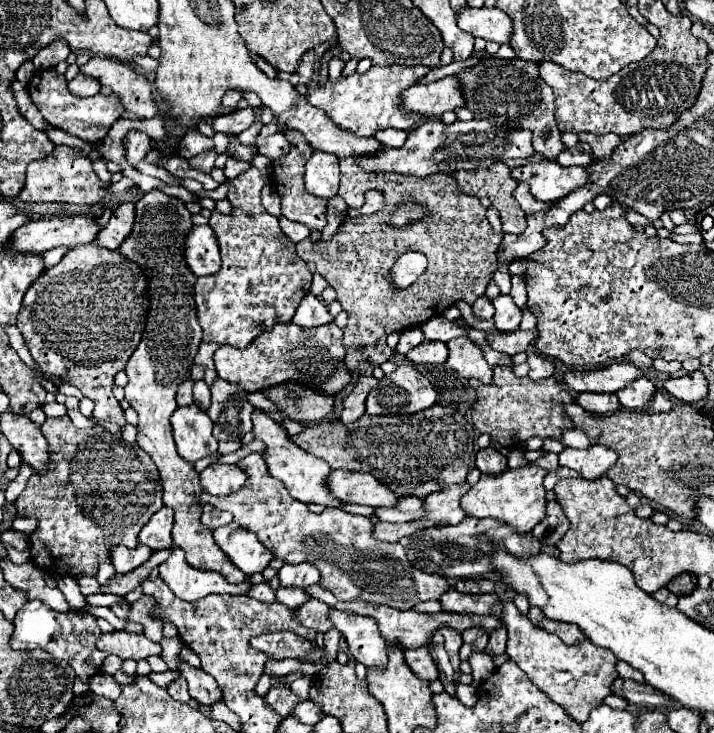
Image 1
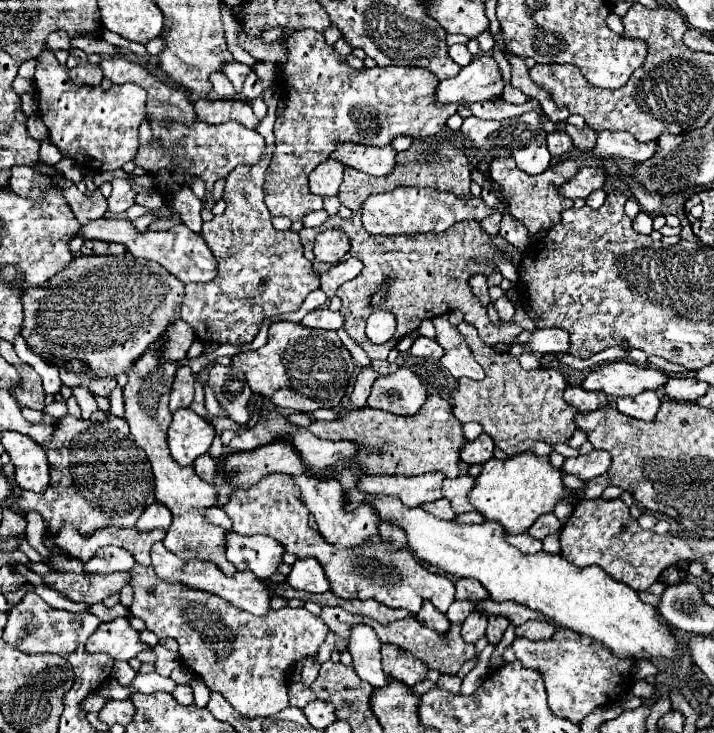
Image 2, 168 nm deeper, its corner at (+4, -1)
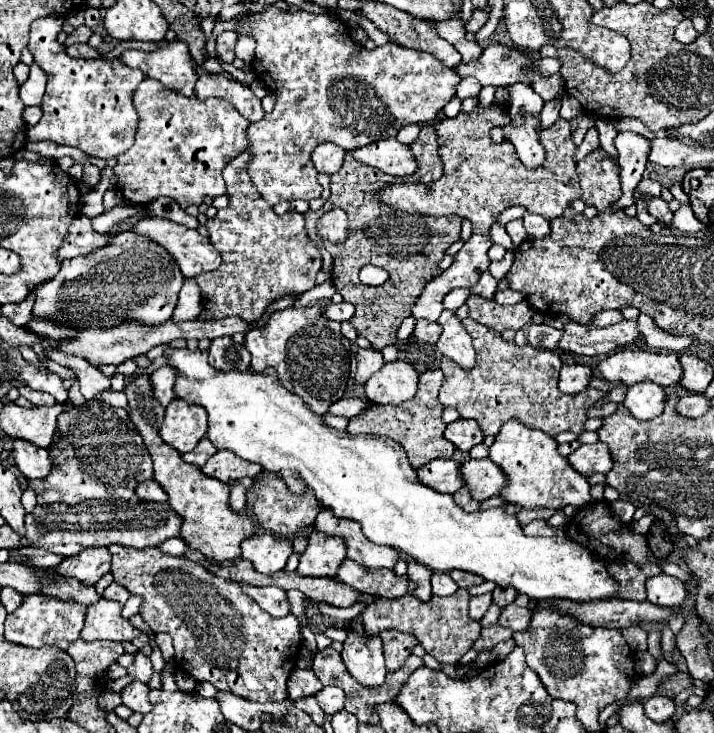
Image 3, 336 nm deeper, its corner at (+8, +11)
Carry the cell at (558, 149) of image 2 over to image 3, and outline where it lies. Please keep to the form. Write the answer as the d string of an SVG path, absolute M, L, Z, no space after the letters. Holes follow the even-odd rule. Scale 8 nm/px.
M555 98L551 102L545 102L543 112L541 112L541 126L551 128L559 120L559 108L561 108L561 98Z

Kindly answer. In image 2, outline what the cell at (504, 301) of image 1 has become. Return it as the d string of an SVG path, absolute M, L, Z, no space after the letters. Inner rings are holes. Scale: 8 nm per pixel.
M501 296L501 298L495 302L495 306L497 306L499 318L501 318L503 322L509 322L509 320L513 318L513 314L515 314L515 306L513 306L505 296Z

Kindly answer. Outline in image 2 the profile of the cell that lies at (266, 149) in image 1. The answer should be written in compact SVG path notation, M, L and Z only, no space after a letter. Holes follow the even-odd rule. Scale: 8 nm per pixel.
M147 118L153 130L153 138L149 144L141 144L135 156L135 166L143 168L147 174L157 178L157 192L163 198L173 196L181 188L191 188L193 180L199 178L205 182L207 192L213 190L213 184L219 178L225 178L239 164L259 162L263 154L263 136L257 130L249 130L239 122L223 122L217 126L209 126L205 122L195 120L191 126L185 126L173 118L153 120Z

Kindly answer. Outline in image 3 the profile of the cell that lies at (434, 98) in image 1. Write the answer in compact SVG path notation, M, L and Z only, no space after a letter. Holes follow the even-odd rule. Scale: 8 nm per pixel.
M489 44L483 48L483 54L473 62L461 62L455 66L455 74L459 78L475 78L481 86L511 86L515 82L523 82L525 76L521 66L533 66L533 60L515 48L507 48L503 44Z

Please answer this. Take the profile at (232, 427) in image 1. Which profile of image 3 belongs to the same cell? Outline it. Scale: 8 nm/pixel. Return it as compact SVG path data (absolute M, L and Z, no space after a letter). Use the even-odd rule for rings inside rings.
M221 336L211 342L209 360L211 360L211 366L219 368L221 372L229 372L229 370L245 372L249 370L251 356L243 348L243 344L235 344L231 336Z

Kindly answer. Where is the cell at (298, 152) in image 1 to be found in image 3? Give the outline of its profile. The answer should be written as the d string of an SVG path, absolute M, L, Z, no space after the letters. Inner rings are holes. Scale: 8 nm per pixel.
M269 6L261 14L247 18L239 32L253 34L257 40L253 70L277 98L273 112L247 128L247 140L253 152L249 176L257 192L271 206L321 196L323 188L317 182L317 170L311 164L311 152L317 144L333 142L349 150L395 136L401 126L411 122L433 124L443 106L455 96L459 82L459 76L451 68L443 66L427 52L401 48L397 44L385 44L375 50L363 50L359 46L357 52L357 44L353 42L347 24L339 18L333 20L328 13L317 16L303 10L289 12Z

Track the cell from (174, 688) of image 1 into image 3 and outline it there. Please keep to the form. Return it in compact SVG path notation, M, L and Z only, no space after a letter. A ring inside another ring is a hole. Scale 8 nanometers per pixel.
M137 652L135 656L135 662L127 668L127 674L133 678L133 680L139 680L143 684L147 684L153 676L153 666L151 666L151 660L147 656L143 656L141 652Z

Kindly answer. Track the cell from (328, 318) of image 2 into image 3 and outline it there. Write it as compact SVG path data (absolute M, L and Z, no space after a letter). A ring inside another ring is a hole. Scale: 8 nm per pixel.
M341 302L341 304L329 304L329 306L325 306L325 312L323 312L323 314L325 314L327 318L331 318L331 320L345 322L345 320L349 320L349 318L353 316L353 312L355 312L353 304Z

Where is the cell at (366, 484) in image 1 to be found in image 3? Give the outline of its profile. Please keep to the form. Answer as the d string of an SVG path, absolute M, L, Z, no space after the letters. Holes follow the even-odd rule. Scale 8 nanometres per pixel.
M431 460L431 464L417 468L415 472L419 482L435 492L453 494L463 486L463 480L459 480L459 464L455 460Z

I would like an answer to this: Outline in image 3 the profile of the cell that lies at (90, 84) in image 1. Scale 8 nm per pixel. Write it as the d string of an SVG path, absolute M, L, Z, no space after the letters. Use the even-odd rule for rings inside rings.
M73 44L73 46L67 46L67 54L71 58L83 58L83 60L93 60L93 58L99 58L101 54L91 48L89 44Z

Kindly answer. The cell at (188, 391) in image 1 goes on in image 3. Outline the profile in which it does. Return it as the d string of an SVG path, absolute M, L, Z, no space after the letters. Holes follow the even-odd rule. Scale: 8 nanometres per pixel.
M167 364L167 366L161 366L157 372L151 374L151 384L153 384L153 392L155 392L155 398L167 406L173 398L175 398L175 370Z

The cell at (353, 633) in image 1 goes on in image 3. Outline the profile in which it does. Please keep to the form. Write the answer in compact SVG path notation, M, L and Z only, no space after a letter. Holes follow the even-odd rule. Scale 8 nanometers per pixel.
M347 632L347 640L343 642L343 662L347 666L347 670L351 672L351 676L361 682L363 686L371 688L371 686L381 686L385 682L385 660L383 660L383 648L381 648L381 640L379 636L367 636L367 634L357 634L357 632Z

